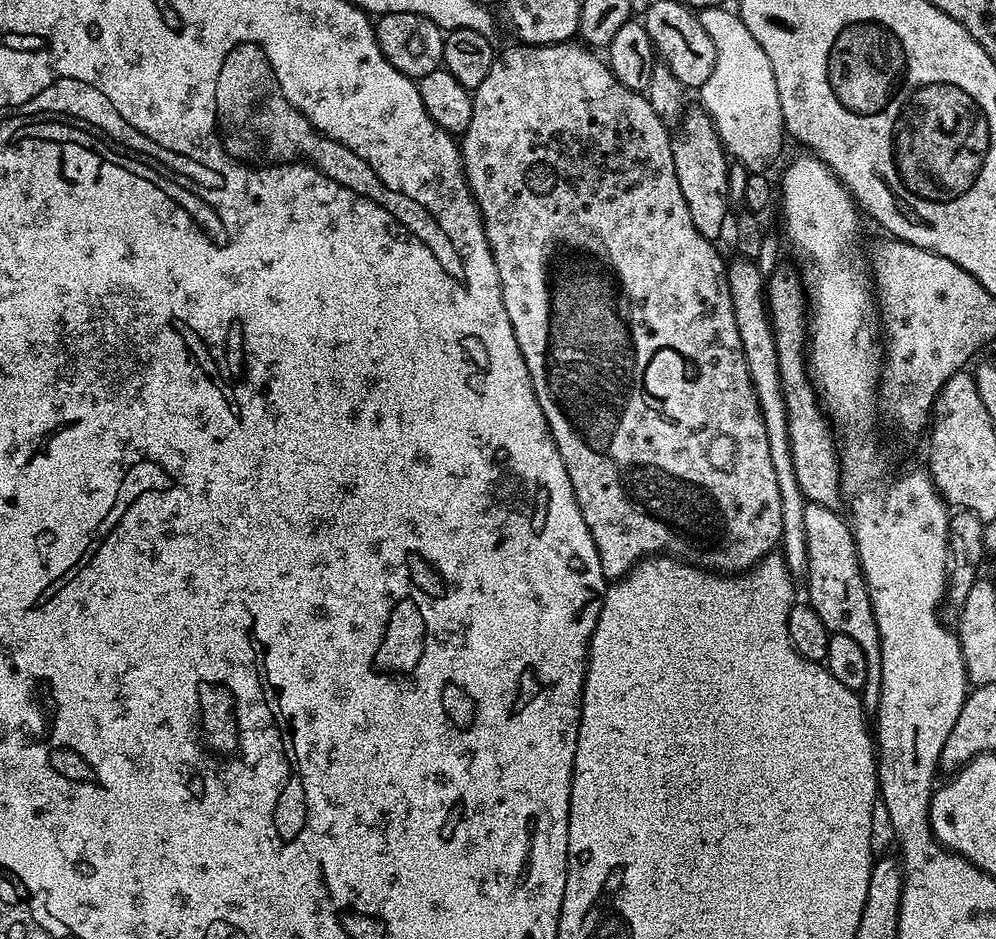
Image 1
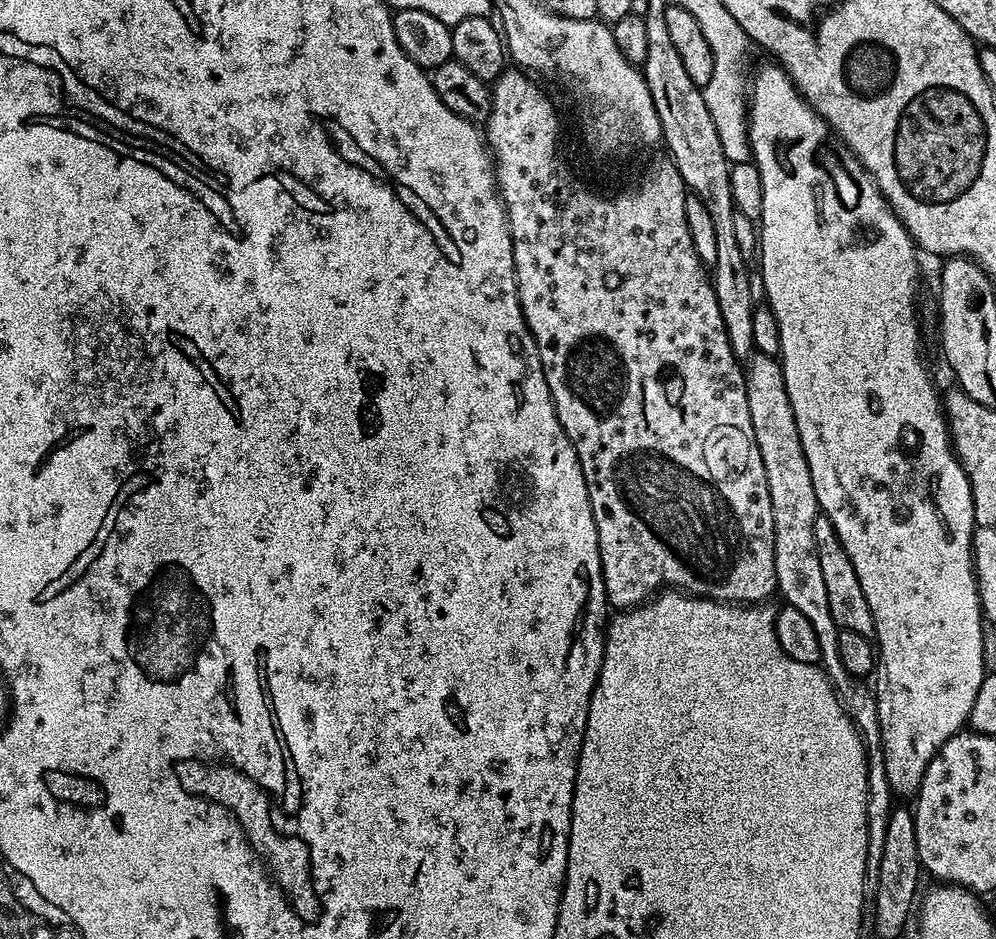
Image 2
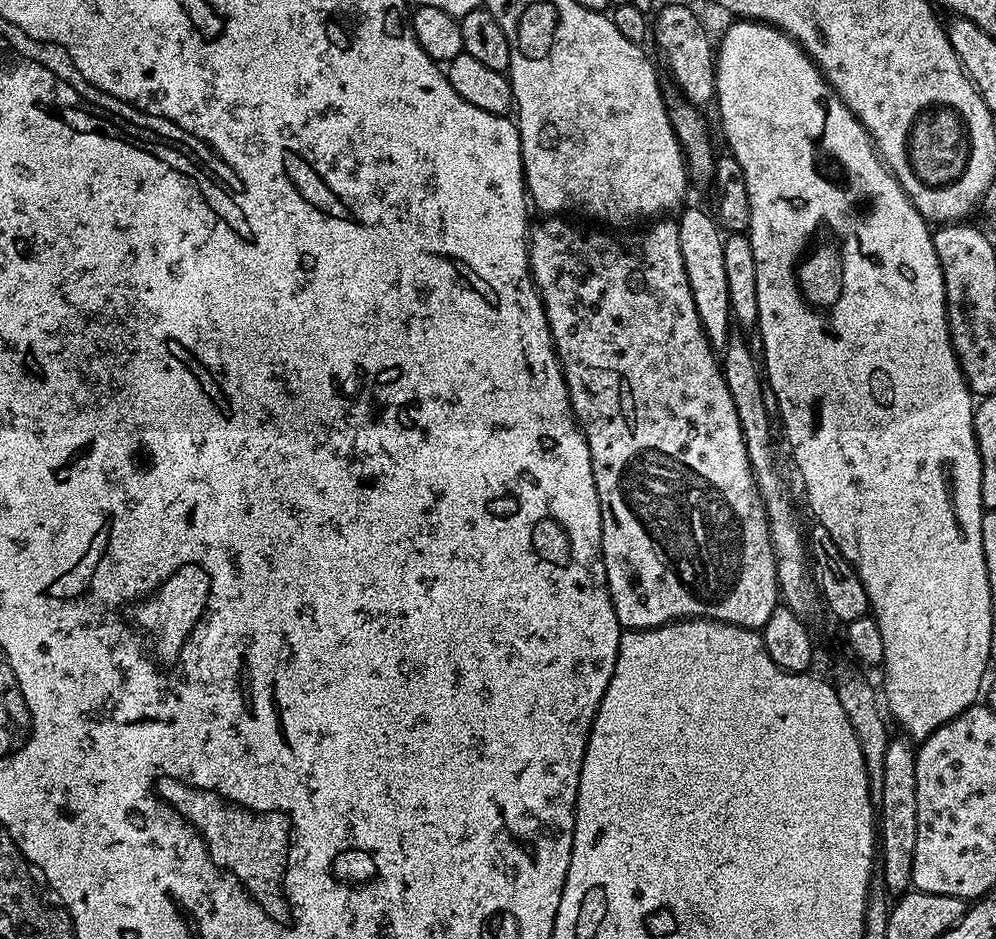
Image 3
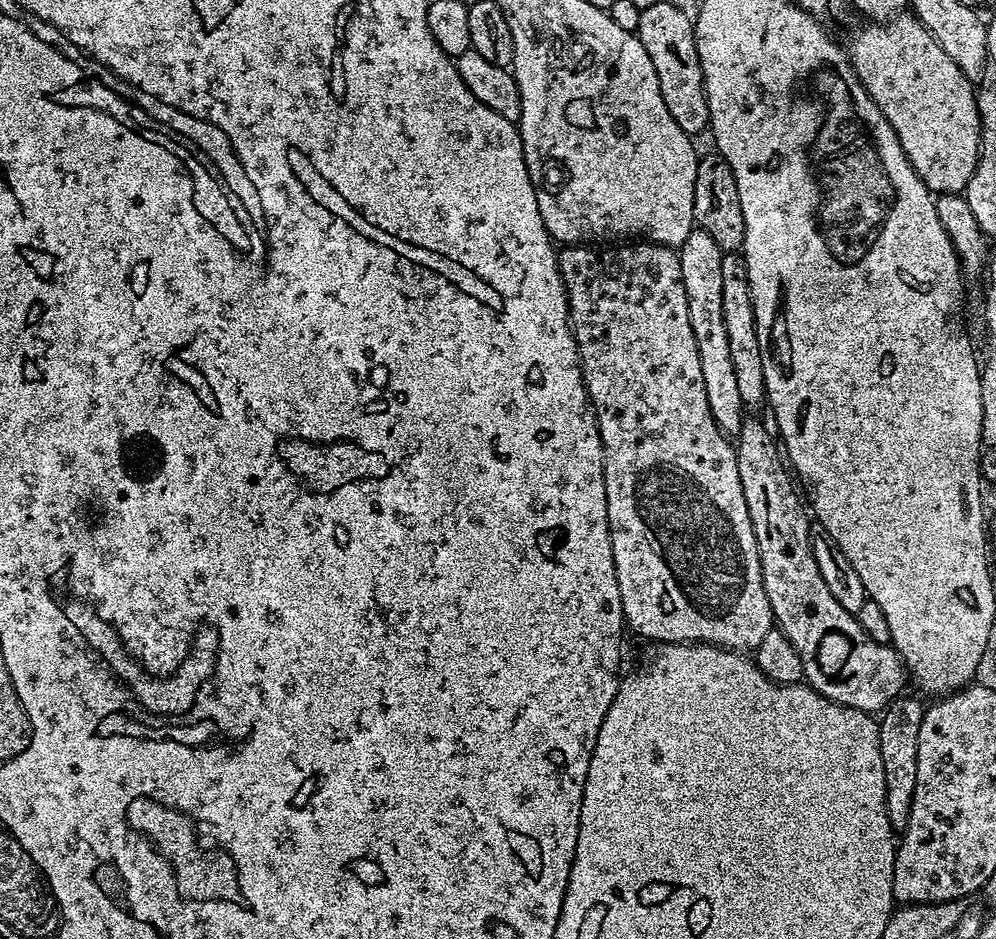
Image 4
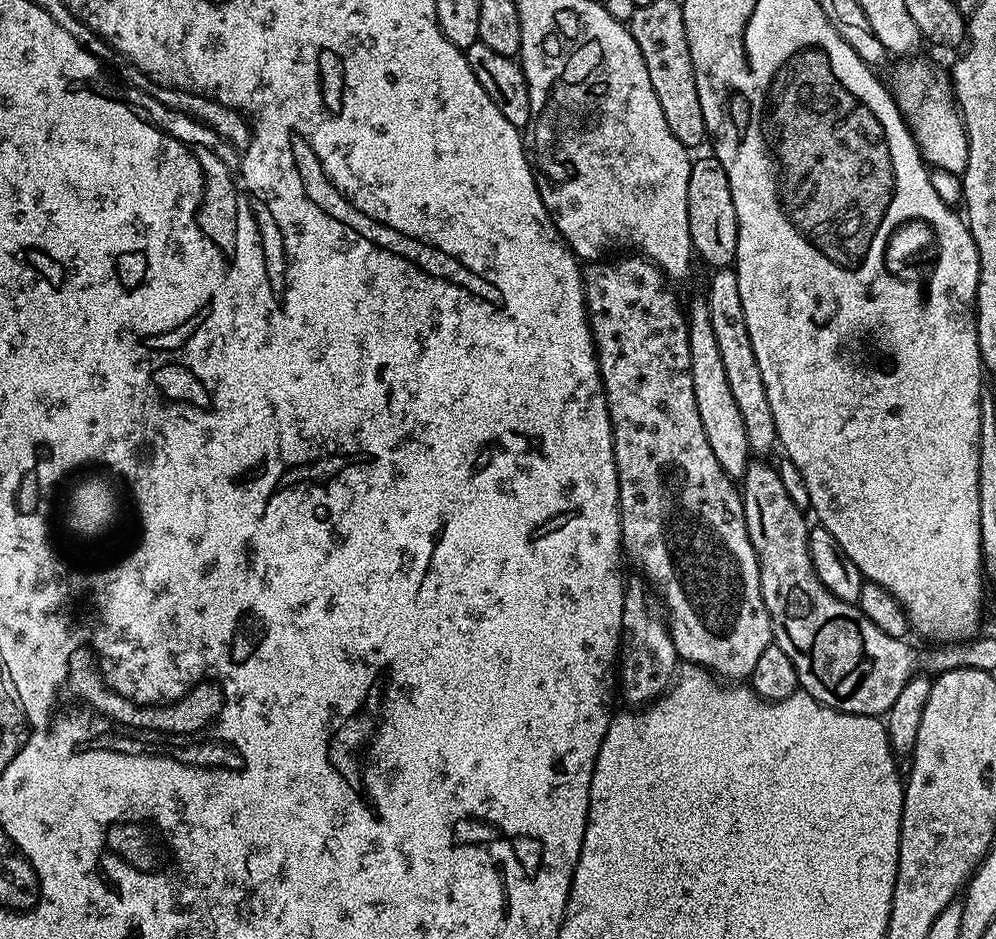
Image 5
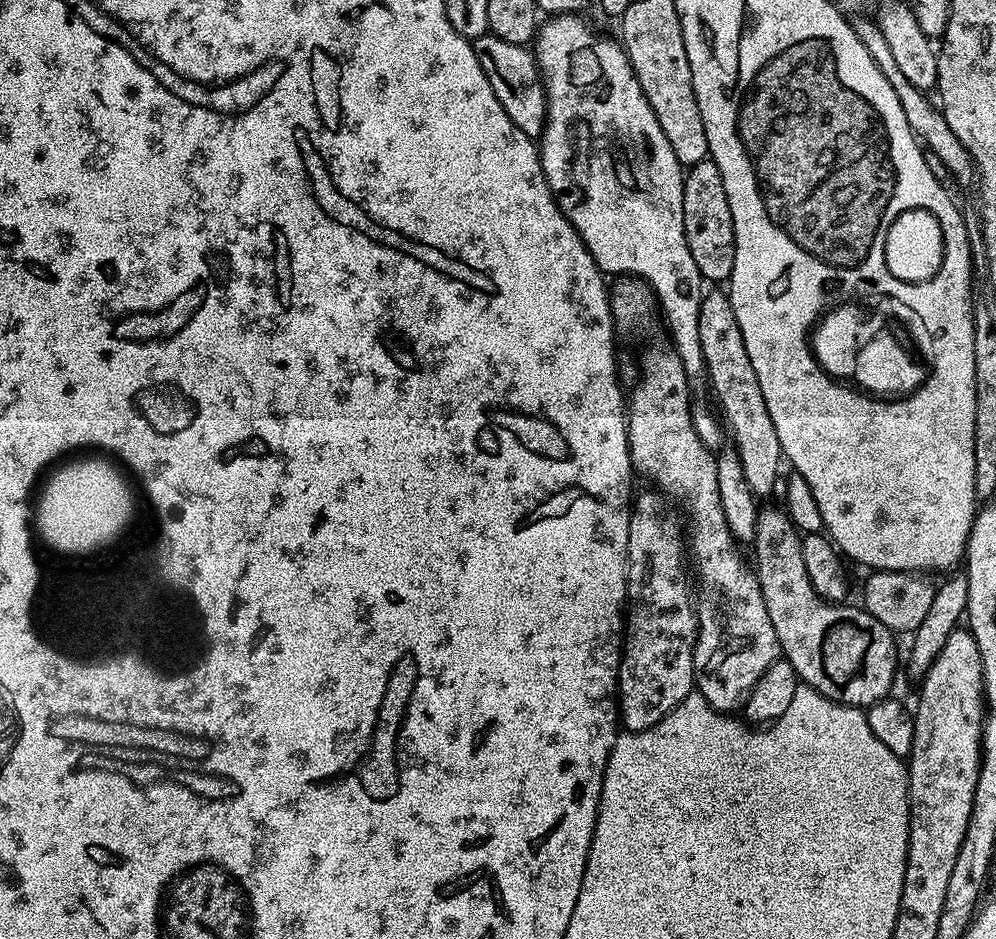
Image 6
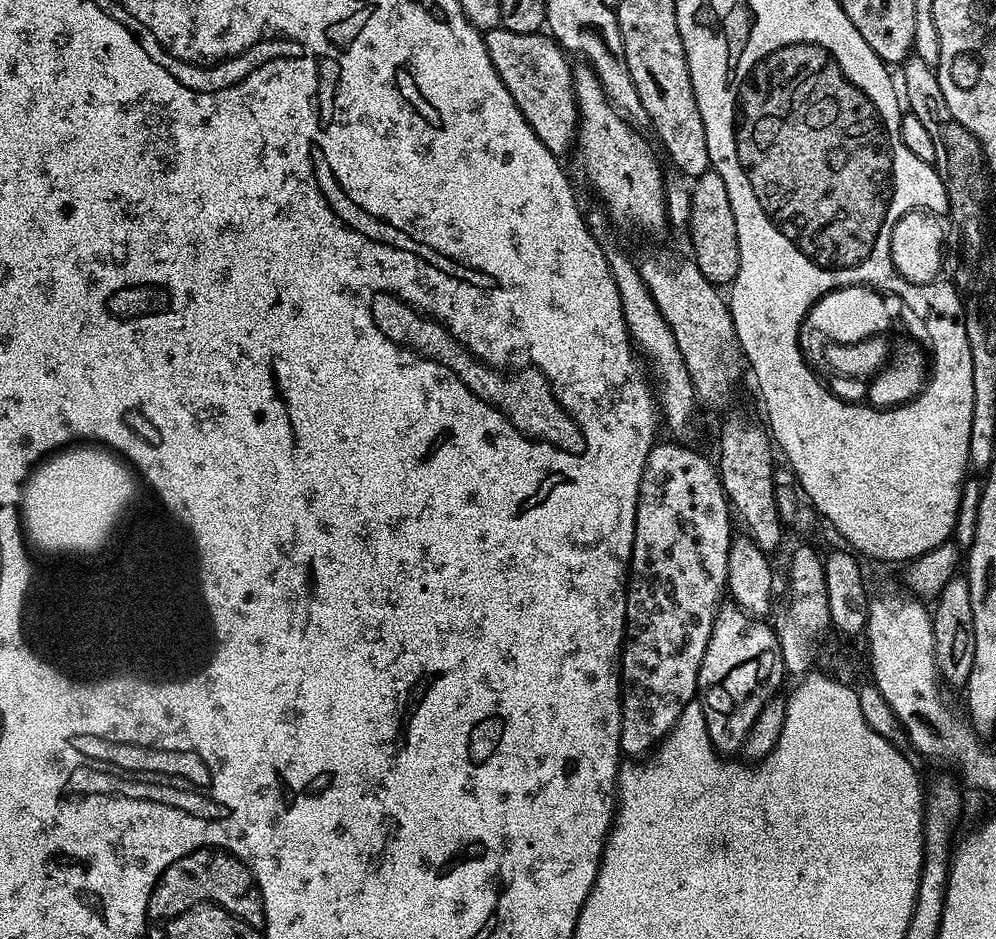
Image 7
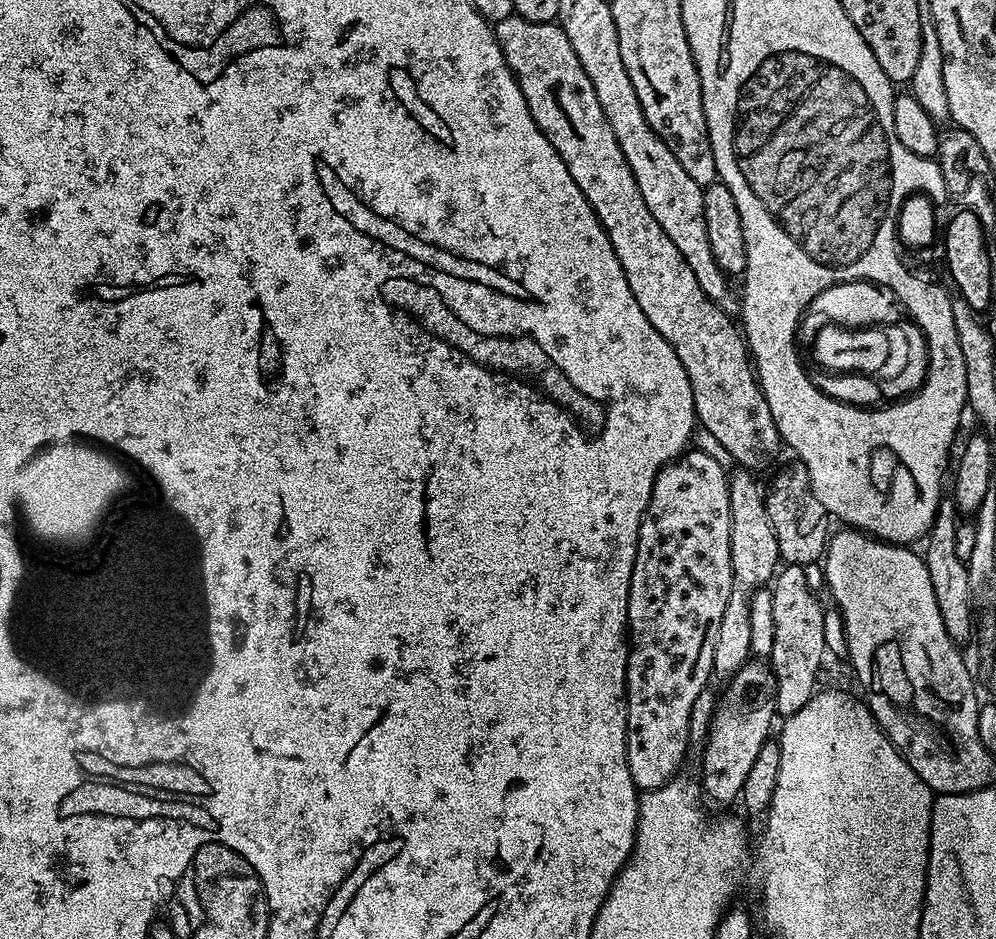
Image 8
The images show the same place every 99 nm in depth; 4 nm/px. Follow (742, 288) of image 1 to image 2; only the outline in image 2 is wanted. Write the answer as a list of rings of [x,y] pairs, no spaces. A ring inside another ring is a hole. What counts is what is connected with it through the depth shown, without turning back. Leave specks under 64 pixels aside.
[[[756,350],[747,357],[743,371],[750,422],[754,426],[758,450],[762,454],[762,466],[766,466],[766,486],[770,486],[770,506],[774,510],[776,592],[784,604],[794,606],[794,610],[799,610],[810,621],[810,626],[814,626],[814,634],[818,634],[822,667],[828,674],[828,681],[836,691],[844,713],[856,727],[866,754],[868,845],[864,899],[870,902],[874,894],[878,894],[878,865],[882,863],[882,849],[886,847],[886,822],[894,807],[894,793],[886,778],[886,762],[882,754],[882,726],[878,726],[876,694],[869,685],[867,688],[863,679],[850,674],[839,658],[838,638],[841,629],[836,627],[834,614],[830,614],[830,598],[826,594],[822,562],[818,562],[818,546],[814,542],[814,522],[821,511],[814,494],[814,481],[810,479],[810,466],[806,466],[806,454],[802,454],[802,438],[798,438],[798,426],[794,426],[794,410],[790,410],[790,398],[786,398],[782,366],[775,355],[767,356]]]

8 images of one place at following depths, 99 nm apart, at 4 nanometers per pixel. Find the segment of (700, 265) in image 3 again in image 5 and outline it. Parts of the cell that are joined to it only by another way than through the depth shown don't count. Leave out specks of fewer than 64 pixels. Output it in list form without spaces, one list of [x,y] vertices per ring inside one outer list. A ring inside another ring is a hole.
[[[700,298],[688,306],[688,341],[690,342],[690,374],[694,378],[694,402],[698,402],[698,418],[702,418],[702,430],[706,430],[706,442],[714,450],[714,458],[726,470],[733,481],[743,481],[750,463],[750,453],[744,449],[746,426],[742,423],[742,413],[738,402],[730,392],[730,382],[726,379],[726,369],[722,363],[722,353],[714,339],[714,326],[710,322],[710,306],[707,299]]]

